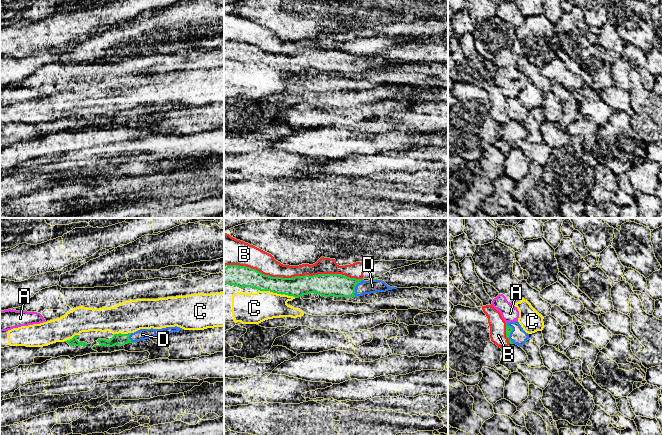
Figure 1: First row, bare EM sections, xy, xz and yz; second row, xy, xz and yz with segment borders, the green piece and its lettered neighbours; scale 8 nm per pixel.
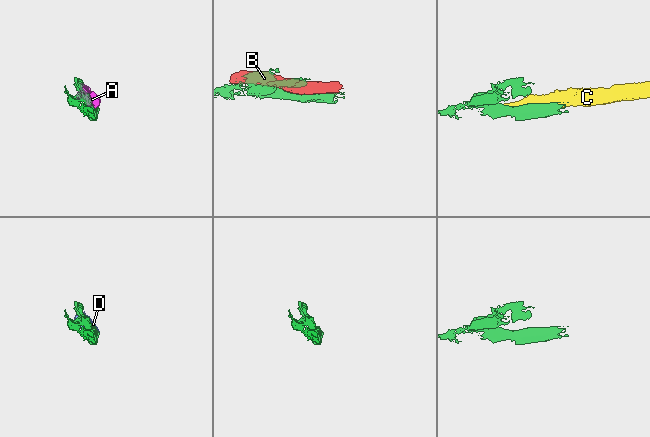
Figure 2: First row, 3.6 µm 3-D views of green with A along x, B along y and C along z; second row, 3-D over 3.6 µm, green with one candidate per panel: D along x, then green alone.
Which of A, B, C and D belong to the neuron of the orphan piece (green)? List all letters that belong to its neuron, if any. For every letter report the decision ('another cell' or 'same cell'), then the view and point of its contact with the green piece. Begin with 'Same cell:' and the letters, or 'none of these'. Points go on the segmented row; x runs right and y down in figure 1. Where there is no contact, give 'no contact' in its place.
Same cell: D
A: another cell; contact yz (508, 322)
B: another cell; contact xz (282, 277)
C: another cell; contact xz (270, 291)
D: same cell; contact yz (510, 332)

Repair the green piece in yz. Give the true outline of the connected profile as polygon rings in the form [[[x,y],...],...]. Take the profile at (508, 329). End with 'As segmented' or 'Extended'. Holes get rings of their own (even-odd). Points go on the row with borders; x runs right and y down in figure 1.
[[[515,321],[506,323],[506,337],[509,339],[510,344],[523,347],[529,339],[529,334],[523,330],[518,321]]]. Extended

